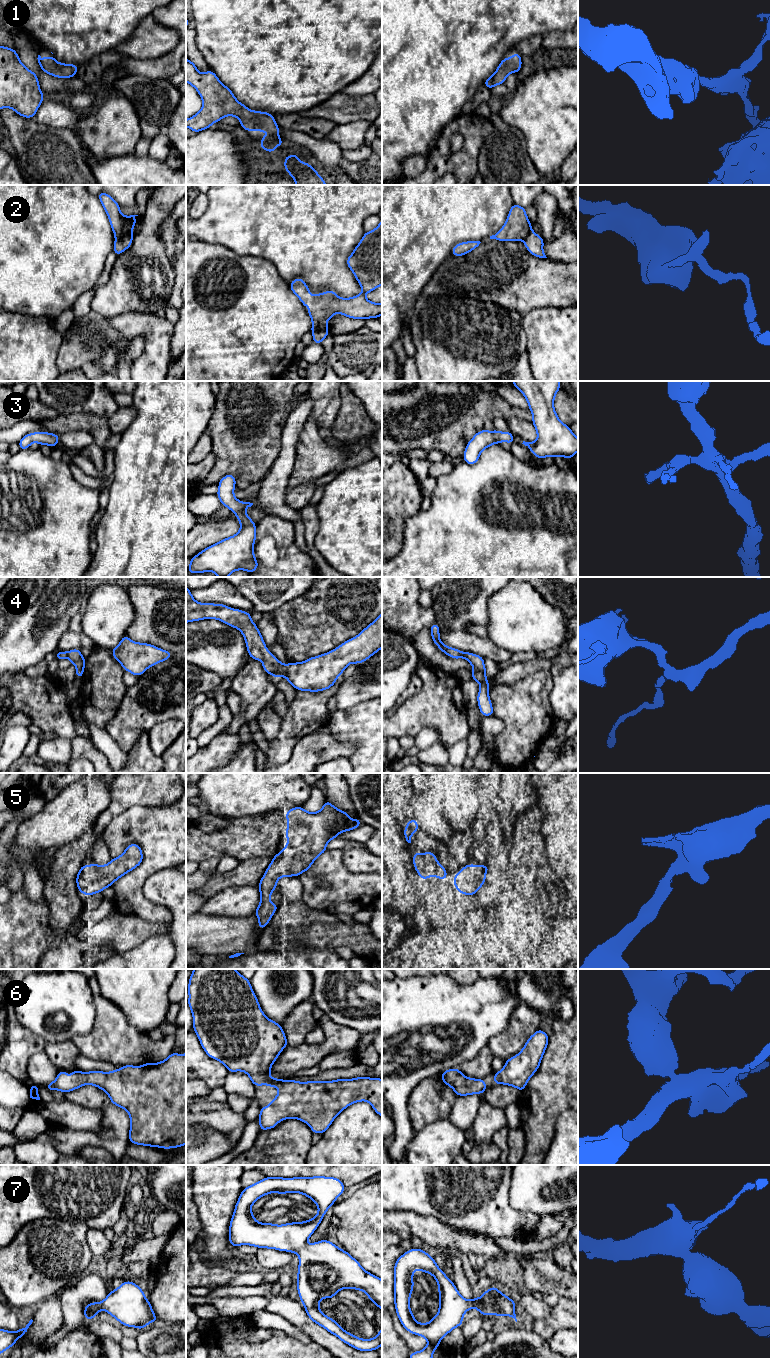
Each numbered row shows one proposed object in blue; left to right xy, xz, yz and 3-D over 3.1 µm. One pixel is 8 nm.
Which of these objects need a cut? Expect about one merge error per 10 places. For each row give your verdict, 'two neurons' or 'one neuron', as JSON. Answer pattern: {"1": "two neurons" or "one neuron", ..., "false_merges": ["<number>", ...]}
{"1": "one neuron", "2": "two neurons", "3": "one neuron", "4": "one neuron", "5": "one neuron", "6": "one neuron", "7": "one neuron", "false_merges": ["2"]}

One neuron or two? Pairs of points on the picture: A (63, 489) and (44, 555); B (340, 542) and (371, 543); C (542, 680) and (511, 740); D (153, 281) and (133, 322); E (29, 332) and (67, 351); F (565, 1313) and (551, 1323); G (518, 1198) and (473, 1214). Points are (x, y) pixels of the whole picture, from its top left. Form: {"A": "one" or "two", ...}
{"A": "one", "B": "one", "C": "one", "D": "two", "E": "two", "F": "one", "G": "two"}

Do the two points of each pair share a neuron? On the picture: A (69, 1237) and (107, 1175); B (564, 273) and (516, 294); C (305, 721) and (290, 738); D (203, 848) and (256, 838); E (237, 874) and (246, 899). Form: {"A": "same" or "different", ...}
{"A": "different", "B": "same", "C": "same", "D": "same", "E": "different"}

